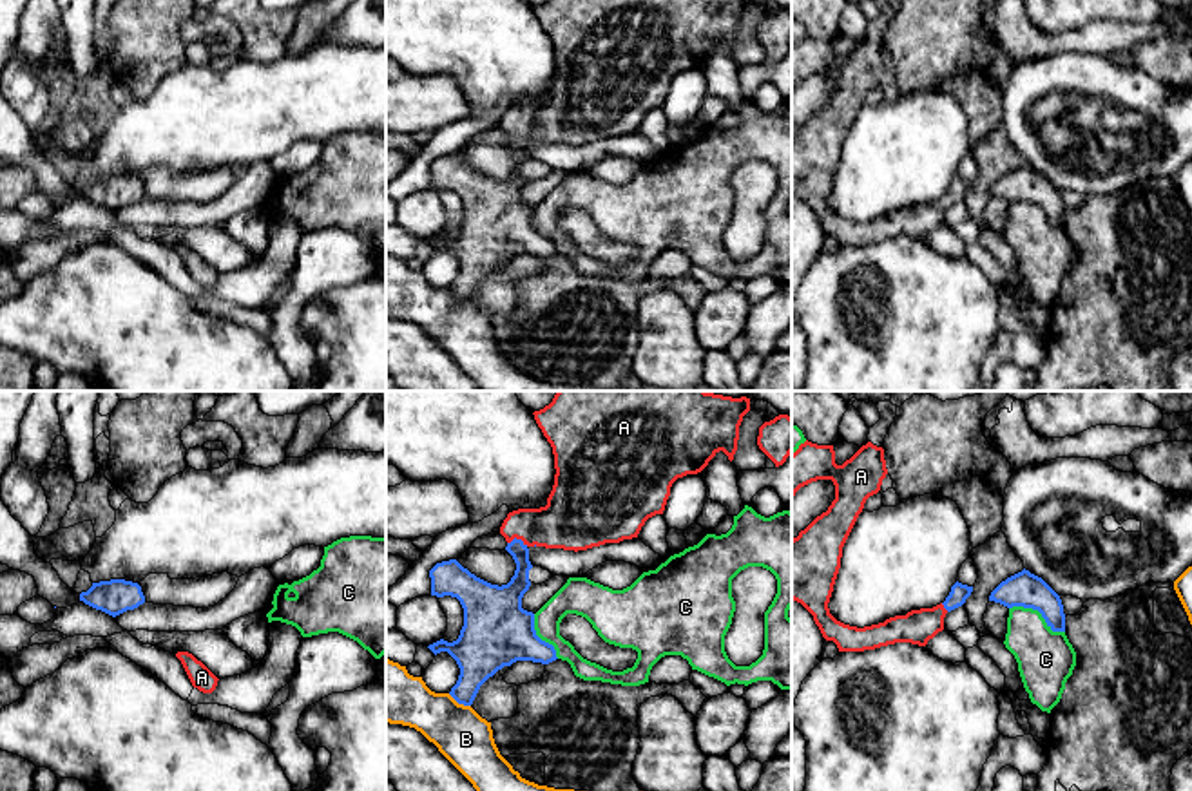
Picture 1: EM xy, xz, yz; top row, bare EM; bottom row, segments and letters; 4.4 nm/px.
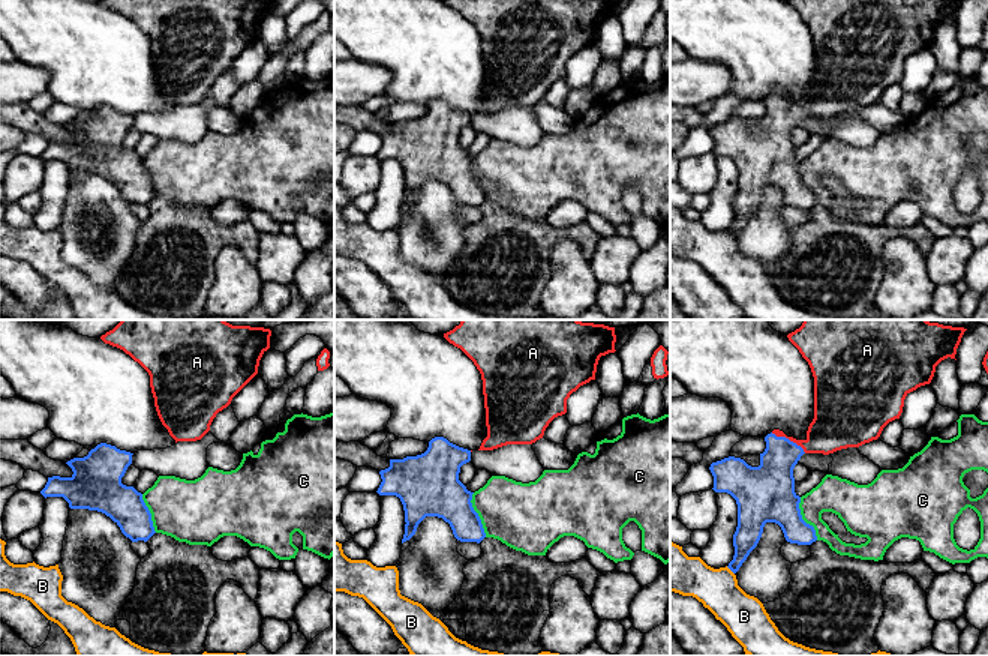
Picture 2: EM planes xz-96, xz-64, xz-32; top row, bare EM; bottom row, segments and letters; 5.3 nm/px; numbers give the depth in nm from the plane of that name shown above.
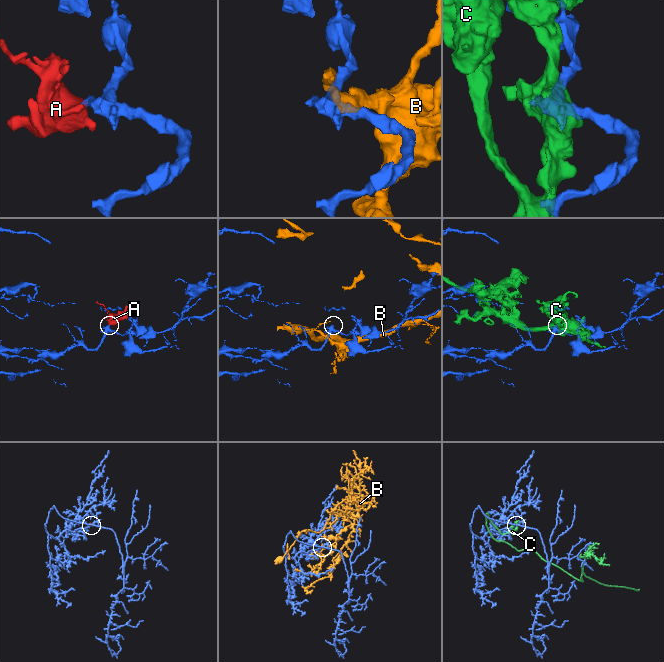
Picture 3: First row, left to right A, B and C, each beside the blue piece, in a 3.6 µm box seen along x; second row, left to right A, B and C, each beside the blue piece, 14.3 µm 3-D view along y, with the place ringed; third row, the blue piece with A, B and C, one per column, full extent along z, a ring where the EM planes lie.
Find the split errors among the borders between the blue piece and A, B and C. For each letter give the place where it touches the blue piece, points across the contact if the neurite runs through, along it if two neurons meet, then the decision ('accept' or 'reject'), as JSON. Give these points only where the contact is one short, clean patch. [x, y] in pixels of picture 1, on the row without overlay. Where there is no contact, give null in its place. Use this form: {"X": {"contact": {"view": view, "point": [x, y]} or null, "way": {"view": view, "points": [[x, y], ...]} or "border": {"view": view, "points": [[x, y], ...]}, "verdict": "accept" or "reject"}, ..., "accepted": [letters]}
{"A": {"contact": {"view": "xz", "point": [519, 134]}, "way": {"view": "xz", "points": [[509, 189], [520, 178], [519, 134], [531, 122], [571, 114]]}, "verdict": "accept"}, "B": {"contact": {"view": "xz", "point": [459, 297]}, "border": {"view": "xz", "points": [[448, 288], [470, 301]]}, "verdict": "reject"}, "C": {"contact": {"view": "yz", "point": [1038, 205]}, "verdict": "reject"}, "accepted": ["A"]}

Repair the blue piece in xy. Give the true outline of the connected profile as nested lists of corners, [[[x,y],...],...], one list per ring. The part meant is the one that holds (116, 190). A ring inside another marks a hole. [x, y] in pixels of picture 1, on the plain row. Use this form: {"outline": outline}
{"outline": [[[111,174],[92,177],[87,186],[80,188],[80,195],[116,212],[127,205],[134,205],[143,199],[145,190],[138,177],[125,174]]]}

